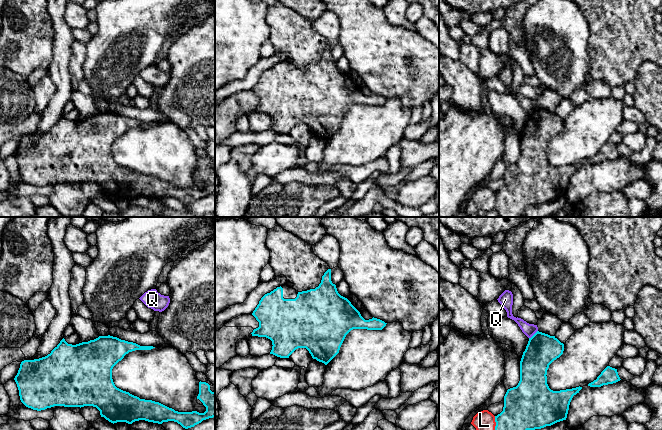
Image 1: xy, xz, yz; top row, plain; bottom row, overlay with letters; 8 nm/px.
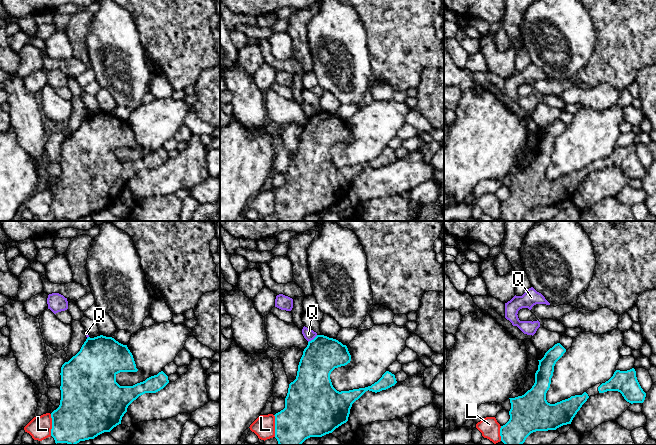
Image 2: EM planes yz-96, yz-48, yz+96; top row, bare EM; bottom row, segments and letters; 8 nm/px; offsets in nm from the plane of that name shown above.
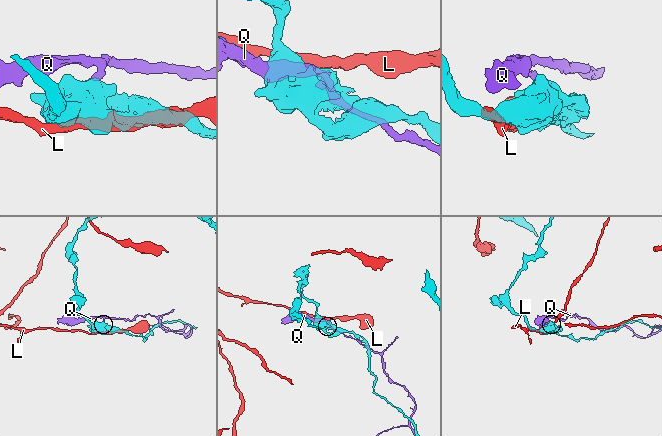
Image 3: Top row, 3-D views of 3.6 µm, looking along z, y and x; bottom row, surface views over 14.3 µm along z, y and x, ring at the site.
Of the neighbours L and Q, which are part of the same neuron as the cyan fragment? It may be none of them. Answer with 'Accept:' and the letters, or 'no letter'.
Accept: no letter

